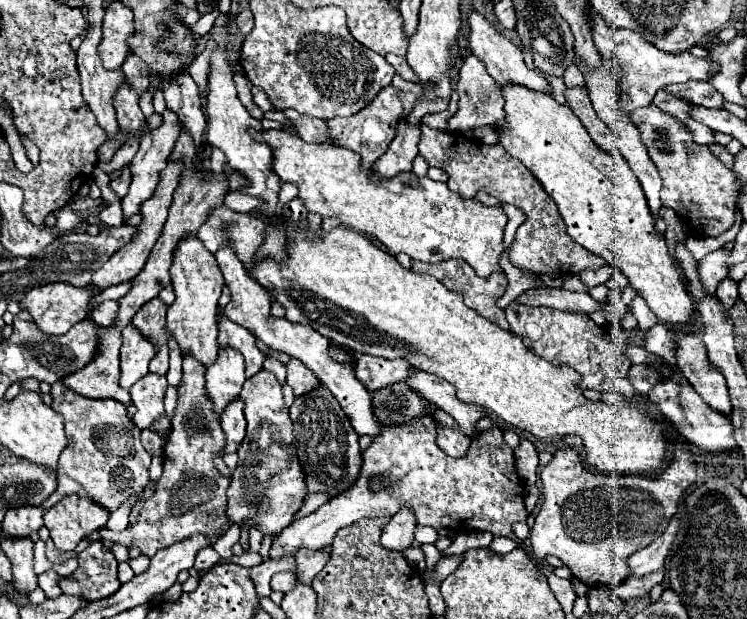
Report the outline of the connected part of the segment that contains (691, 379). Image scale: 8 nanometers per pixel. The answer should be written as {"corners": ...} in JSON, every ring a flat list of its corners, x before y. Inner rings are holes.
{"corners":[[681,336,677,338,677,344,677,366,681,374,713,410,729,416,731,400,725,378,719,370,709,368,707,350,701,336]]}

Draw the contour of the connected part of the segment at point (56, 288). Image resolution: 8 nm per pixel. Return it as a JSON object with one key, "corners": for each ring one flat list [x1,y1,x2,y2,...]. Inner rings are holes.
{"corners":[[51,282,45,286,37,286,33,288,23,300,21,300,21,308,29,310,31,316,35,318,35,324,39,326,39,330,43,330,45,334,65,334,73,324,81,322,87,318,89,312,89,302,97,296,99,292,93,290,93,286,85,286,85,288,77,288,73,284,65,284,65,282]]}

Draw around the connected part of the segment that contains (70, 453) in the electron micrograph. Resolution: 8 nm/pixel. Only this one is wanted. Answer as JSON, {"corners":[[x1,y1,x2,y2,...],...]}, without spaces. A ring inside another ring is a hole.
{"corners":[[61,380,51,386,53,410,65,418,67,448,61,454,57,470,57,490,45,500,45,508,57,500,77,494,87,496,109,512,117,510,127,498,135,496,149,478,151,454,141,446,141,430,127,418,127,408,117,400,91,400,81,398,69,390]]}

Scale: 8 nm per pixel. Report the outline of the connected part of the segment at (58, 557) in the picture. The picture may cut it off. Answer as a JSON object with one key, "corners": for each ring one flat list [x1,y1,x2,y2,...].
{"corners":[[49,538,49,540,47,540,47,558,57,564,57,562,63,562,63,560,67,560,67,558,77,558,77,552,73,550,73,552,69,552,69,554,63,554,63,552,59,552,59,550,55,548,53,540]]}

